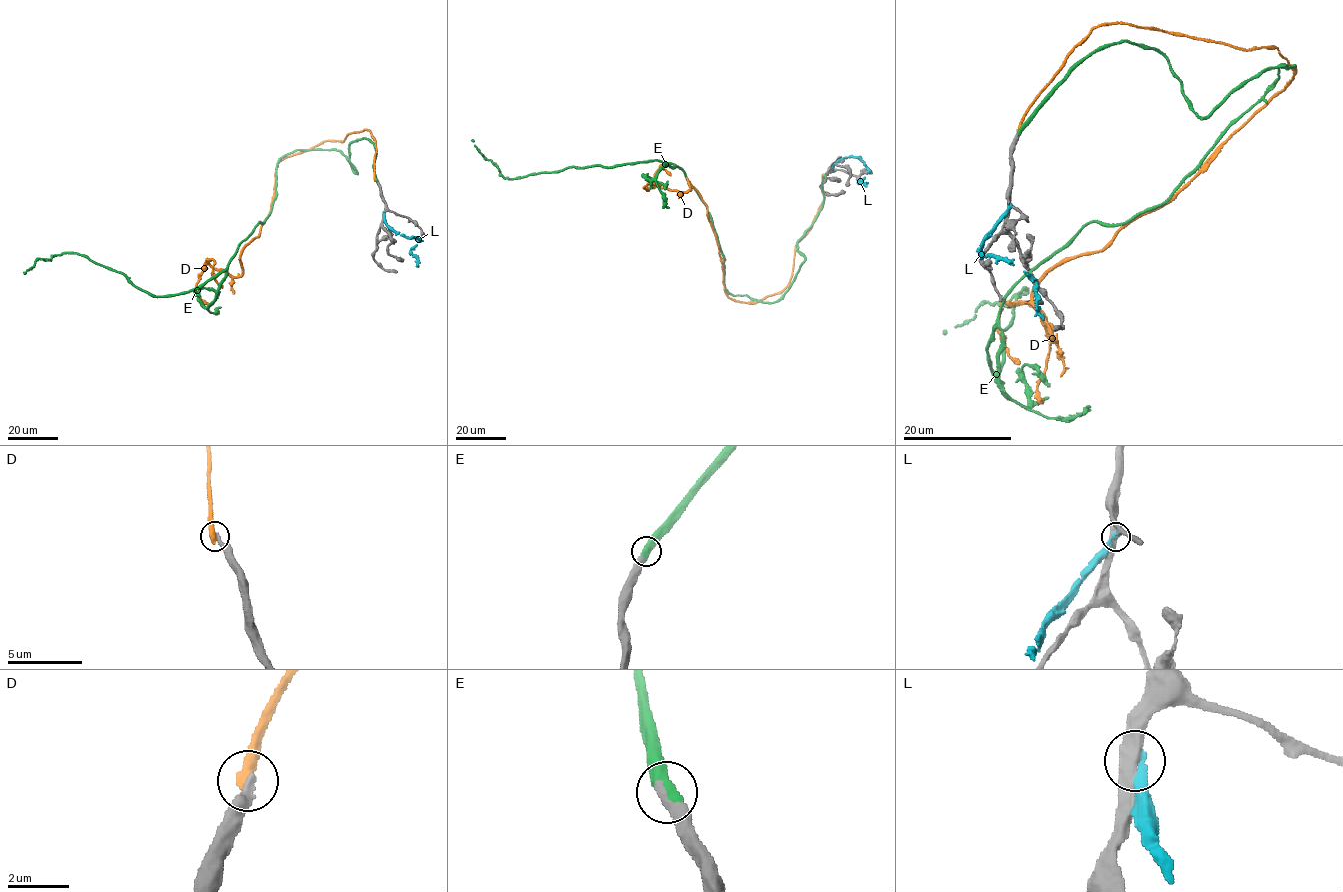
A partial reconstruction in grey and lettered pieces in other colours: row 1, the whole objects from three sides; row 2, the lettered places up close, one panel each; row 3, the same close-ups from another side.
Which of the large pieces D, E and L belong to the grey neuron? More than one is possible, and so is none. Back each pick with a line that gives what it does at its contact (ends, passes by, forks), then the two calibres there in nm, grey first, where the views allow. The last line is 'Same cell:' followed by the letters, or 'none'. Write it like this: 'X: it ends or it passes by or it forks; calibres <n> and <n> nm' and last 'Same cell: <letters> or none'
E: it ends; calibres 400 and 600 nm
Same cell: E

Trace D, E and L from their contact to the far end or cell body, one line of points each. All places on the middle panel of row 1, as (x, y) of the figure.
D: (823, 175), (788, 284), (755, 303), (725, 291), (700, 194), (688, 181), (661, 185)
E: (824, 175), (805, 260), (763, 303), (726, 289), (712, 218), (679, 167), (510, 179), (471, 140)
L: (832, 171), (842, 158), (858, 157), (868, 171), (859, 183), (865, 183), (866, 186)

